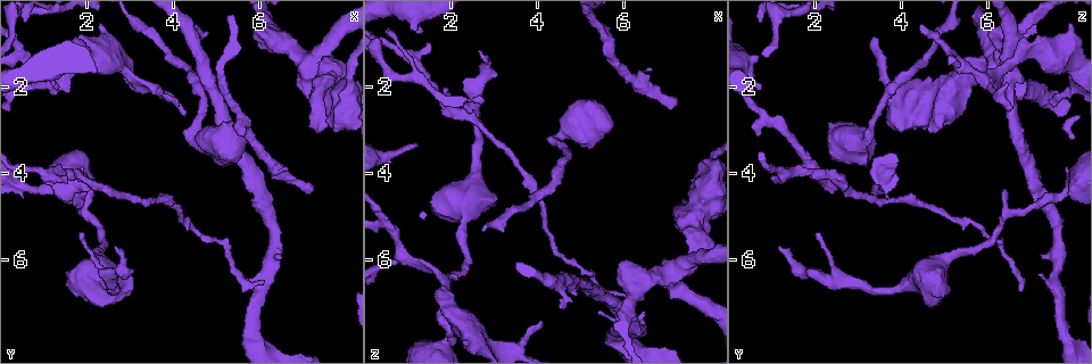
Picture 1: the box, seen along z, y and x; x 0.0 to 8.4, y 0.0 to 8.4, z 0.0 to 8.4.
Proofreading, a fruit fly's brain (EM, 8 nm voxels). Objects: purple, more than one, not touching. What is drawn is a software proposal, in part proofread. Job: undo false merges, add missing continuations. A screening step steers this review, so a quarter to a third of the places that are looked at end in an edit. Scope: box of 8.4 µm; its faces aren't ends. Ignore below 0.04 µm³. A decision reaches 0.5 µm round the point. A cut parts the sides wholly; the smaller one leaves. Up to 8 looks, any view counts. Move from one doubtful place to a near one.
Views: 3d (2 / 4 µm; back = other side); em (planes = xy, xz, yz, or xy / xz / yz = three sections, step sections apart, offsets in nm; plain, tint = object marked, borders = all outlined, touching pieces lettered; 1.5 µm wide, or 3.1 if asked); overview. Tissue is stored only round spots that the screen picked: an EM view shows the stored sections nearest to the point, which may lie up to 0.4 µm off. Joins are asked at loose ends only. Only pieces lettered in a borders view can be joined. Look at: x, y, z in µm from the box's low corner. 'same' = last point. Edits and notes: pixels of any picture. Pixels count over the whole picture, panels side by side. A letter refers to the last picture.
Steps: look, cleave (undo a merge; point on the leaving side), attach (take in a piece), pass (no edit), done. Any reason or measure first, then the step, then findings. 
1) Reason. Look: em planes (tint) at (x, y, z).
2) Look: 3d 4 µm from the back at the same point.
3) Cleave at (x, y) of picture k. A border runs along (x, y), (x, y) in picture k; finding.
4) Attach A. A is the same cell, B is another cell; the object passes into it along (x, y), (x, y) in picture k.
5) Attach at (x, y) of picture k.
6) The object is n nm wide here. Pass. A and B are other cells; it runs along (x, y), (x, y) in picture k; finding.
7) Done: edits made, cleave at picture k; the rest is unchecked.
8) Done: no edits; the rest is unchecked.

Thin end. Look: em yz step 8 (borders) at (4.10, 2.50, 7.50).

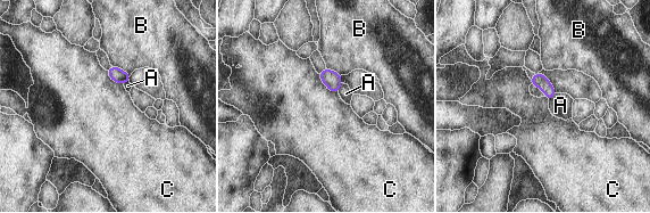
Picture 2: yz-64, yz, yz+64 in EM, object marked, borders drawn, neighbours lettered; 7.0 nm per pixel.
Another direction. Look: em planes (borders) at the same point.

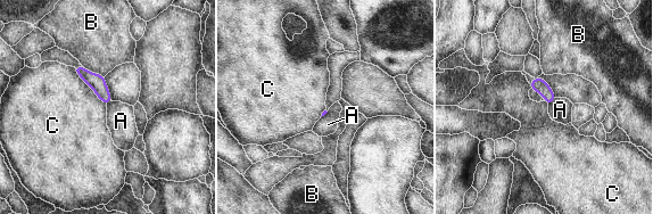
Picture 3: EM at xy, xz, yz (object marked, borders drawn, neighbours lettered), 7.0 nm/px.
Pass. A, B and C are other cells; it runs along (79, 70), (101, 90), (107, 99) in picture 3; none of them fits.

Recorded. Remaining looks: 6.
Look: em planes (tint) at (7.15, 1.45, 6.25).

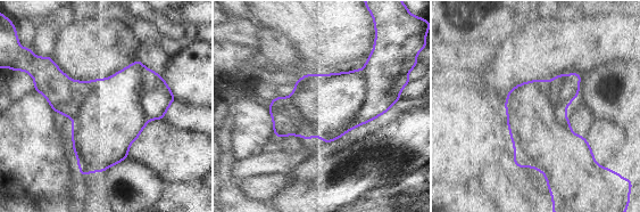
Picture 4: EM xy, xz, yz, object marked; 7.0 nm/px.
Look: em planes (borders) at the same point.

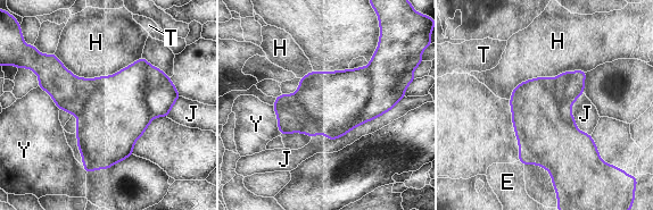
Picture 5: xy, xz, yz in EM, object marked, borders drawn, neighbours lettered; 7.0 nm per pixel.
The object is 420 nm wide here. Cleave at (338, 99) of picture 5. E, H, J, T and Y are other cells; a border runs along (368, 67), (364, 112), (322, 133) in picture 5; two neurons meet here.

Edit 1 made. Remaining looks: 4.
Look: overview.

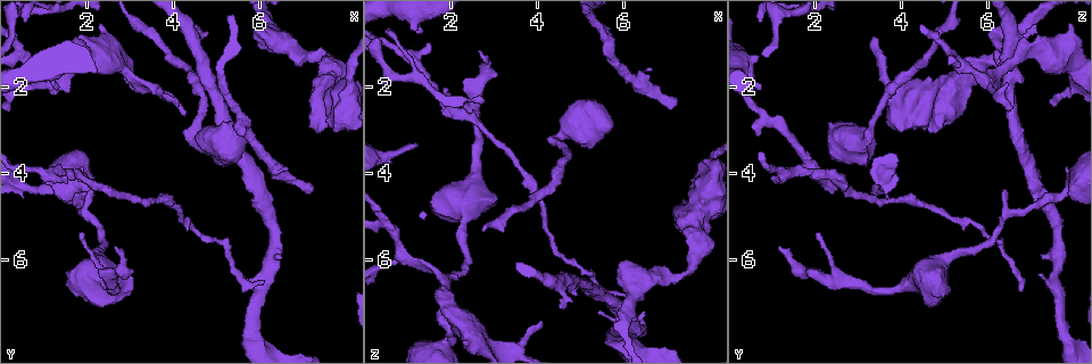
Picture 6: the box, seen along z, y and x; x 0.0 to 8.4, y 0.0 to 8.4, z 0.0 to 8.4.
Free end. Look: 3d 4 µm at (7.15, 4.45, 2.40).

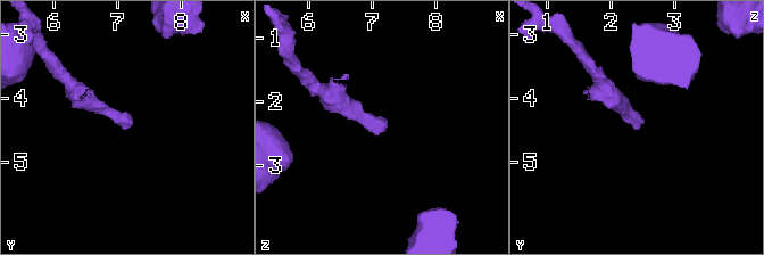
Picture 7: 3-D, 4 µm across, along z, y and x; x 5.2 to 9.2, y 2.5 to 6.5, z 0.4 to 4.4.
Look: em planes (borders) at (7.15, 4.50, 2.40).

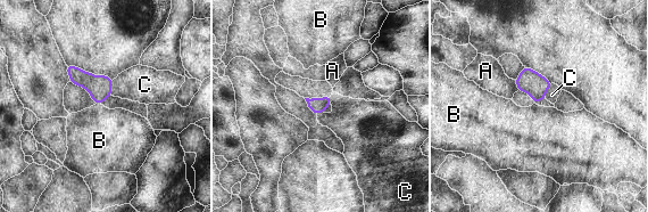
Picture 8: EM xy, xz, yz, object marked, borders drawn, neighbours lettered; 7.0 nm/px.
Attach C. C is the same cell, A and B are other cells; it goes on there.

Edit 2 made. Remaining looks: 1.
Done: edits made, cleave at picture 5, attach at picture 8; the rest is unchecked.

